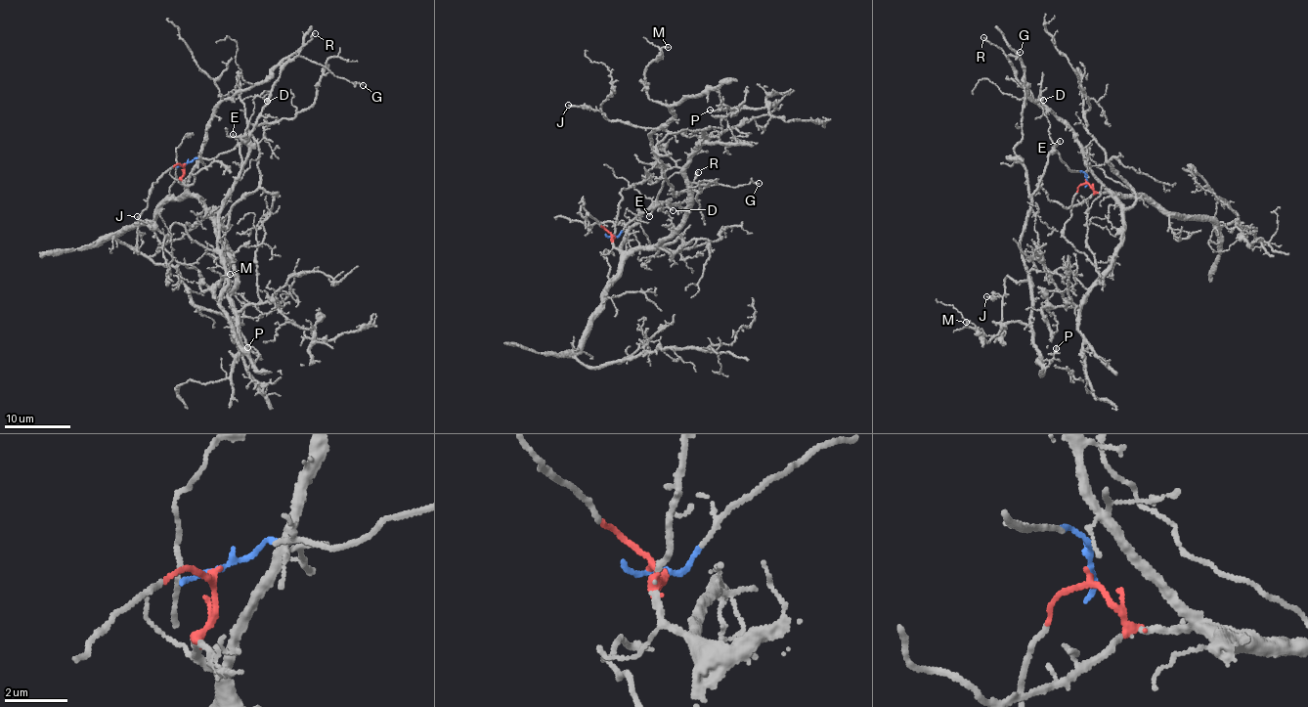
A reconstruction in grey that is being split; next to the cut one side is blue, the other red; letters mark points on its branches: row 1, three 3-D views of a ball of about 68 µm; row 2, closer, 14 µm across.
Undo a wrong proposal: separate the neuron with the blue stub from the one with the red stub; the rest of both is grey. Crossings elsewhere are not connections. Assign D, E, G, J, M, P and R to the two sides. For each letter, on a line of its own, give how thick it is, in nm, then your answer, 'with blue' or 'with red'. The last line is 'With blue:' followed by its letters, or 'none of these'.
D: calibre 120 nm; with blue
E: calibre 130 nm; with blue
G: calibre 70 nm; with blue
J: calibre 150 nm; with blue
M: calibre 150 nm; with blue
P: calibre 100 nm; with blue
R: calibre 110 nm; with blue
With blue: D, E, G, J, M, P, R

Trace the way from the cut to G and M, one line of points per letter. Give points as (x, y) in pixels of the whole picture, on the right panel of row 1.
G: (1086, 181), (1084, 172), (1052, 153), (1031, 194), (1014, 150), (1022, 139), (1024, 90), (1007, 56), (1020, 53)
M: (1086, 181), (1058, 153), (1048, 155), (1021, 243), (1030, 298), (1026, 326), (1013, 323), (990, 340), (966, 323)

